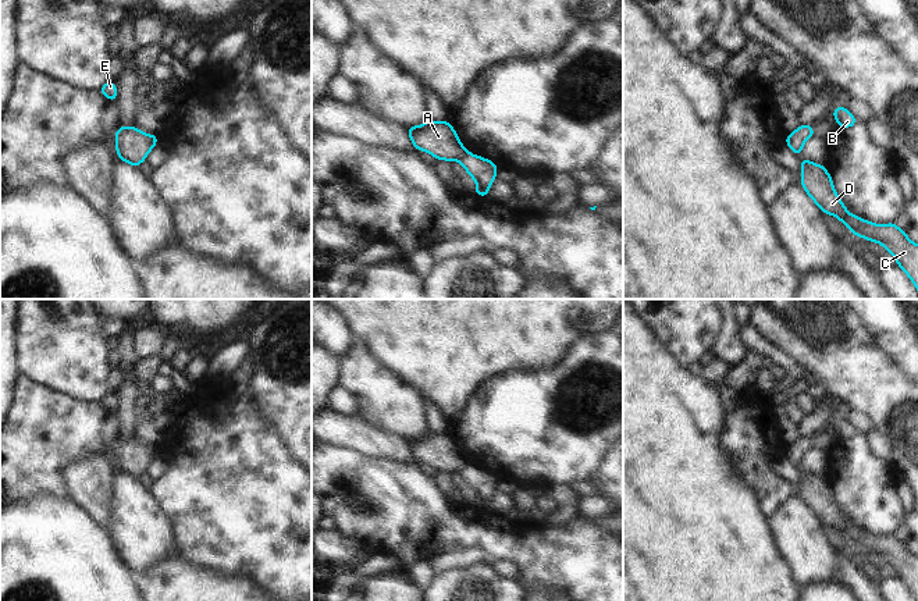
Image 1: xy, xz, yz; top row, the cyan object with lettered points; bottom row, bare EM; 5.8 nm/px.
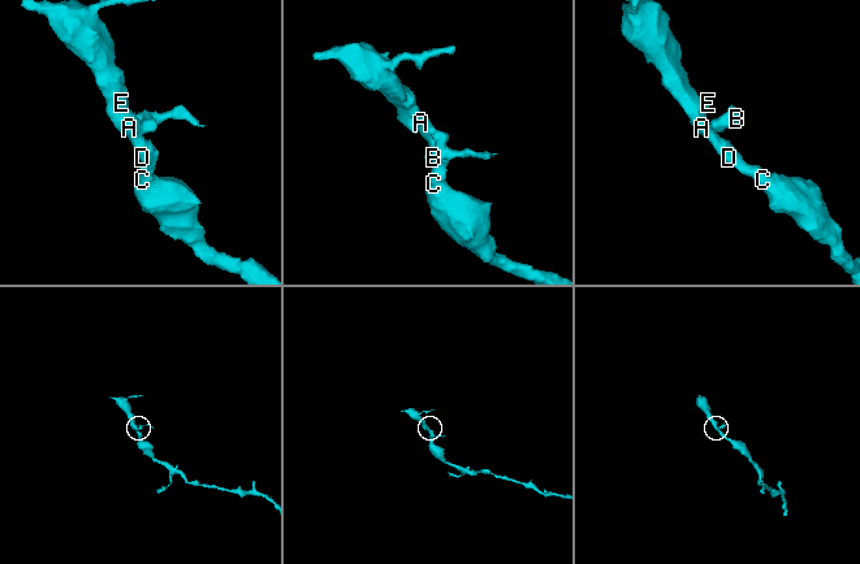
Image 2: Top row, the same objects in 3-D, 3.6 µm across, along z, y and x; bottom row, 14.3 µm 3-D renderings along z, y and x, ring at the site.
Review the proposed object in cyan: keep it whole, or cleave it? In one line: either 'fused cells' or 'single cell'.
fused cells

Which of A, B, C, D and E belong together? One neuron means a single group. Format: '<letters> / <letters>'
A C D E / B

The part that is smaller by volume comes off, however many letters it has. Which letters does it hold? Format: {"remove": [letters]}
{"remove": ["B"]}

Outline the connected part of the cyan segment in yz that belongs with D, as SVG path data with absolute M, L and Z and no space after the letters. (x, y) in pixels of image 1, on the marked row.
M801 157L801 186L825 214L837 217L857 238L880 243L890 252L900 269L905 271L918 289L918 245L894 223L878 225L850 214L840 196L833 189L833 179L826 166L819 166Z

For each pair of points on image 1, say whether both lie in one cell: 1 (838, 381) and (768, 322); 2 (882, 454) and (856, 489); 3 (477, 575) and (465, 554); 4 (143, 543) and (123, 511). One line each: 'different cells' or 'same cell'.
1: same cell
2: different cells
3: different cells
4: same cell

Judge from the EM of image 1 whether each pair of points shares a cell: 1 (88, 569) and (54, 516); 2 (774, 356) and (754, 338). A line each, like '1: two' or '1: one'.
1: one
2: one

